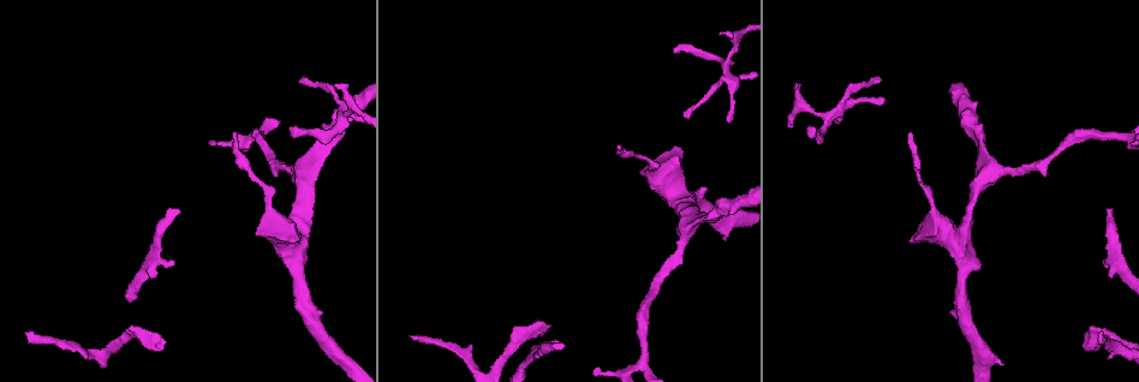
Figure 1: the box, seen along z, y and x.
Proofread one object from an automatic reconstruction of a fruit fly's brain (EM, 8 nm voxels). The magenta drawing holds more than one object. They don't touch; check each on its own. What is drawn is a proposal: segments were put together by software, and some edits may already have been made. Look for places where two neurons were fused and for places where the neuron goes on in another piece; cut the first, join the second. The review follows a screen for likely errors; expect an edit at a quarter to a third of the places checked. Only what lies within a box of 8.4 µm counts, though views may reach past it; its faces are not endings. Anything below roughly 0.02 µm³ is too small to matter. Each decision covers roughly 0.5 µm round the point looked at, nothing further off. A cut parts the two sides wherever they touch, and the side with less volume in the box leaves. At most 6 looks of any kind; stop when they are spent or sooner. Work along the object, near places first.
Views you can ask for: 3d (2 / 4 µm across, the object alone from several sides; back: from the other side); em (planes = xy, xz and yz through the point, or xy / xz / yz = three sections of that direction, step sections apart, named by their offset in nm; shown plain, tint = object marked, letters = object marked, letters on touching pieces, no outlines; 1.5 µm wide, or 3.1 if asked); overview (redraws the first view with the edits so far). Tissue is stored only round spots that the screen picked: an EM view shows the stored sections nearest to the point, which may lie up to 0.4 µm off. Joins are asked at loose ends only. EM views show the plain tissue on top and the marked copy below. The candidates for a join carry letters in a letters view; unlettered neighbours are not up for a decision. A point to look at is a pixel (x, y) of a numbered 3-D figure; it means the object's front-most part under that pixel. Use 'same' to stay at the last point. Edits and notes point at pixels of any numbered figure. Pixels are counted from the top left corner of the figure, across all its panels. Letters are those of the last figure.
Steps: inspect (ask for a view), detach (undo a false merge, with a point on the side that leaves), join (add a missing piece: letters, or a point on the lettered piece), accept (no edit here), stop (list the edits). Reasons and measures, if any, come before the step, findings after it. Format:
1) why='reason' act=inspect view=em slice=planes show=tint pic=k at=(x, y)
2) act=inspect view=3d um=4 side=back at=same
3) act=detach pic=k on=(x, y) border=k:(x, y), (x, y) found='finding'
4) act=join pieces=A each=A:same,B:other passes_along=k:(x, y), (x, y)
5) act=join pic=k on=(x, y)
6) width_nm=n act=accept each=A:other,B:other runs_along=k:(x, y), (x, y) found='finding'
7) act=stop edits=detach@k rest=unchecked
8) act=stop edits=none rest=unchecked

why='an open end' act=inspect view=em slice=planes show=letters pic=1 at=(799, 87)

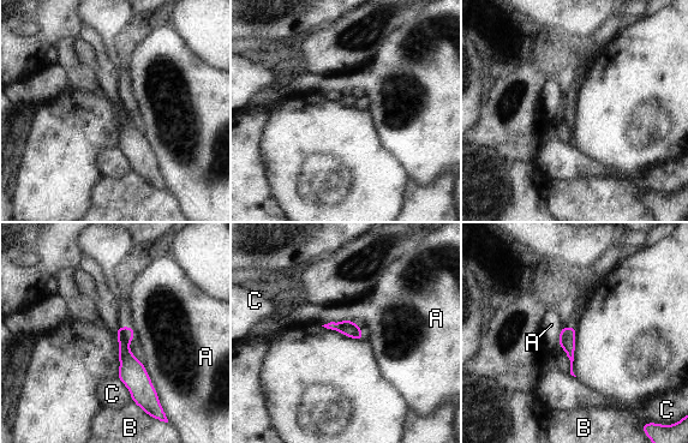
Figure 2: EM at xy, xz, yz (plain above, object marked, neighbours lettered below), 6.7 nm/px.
width_nm=110 act=accept each=A:other,B:other,C:other runs_along=2:(120, 329), (124, 353), (147, 407) found='no lettered piece goes on from it'

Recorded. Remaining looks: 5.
why='thin end' act=inspect view=3d um=2 pic=1 at=(881, 103)

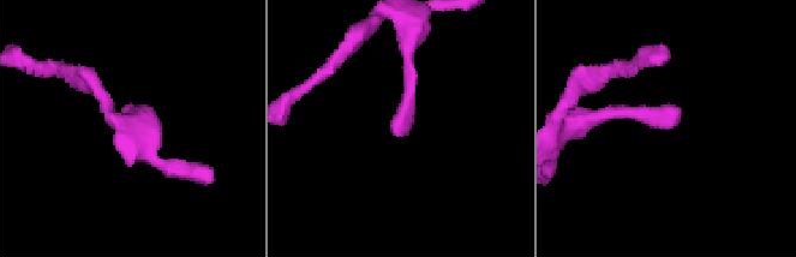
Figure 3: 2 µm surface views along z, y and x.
act=inspect view=em slice=planes show=tint pic=3 at=(396, 130)

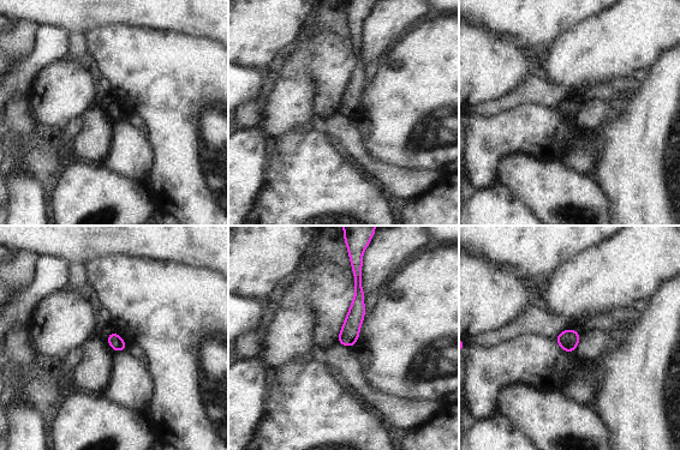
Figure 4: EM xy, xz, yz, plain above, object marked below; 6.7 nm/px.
why='see the neighbours' act=inspect view=em slice=planes show=letters at=same

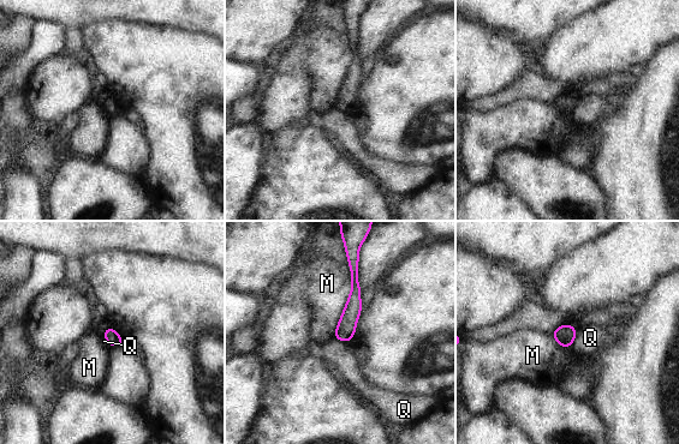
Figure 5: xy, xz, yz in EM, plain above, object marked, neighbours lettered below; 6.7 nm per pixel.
longest_contact=M:550nm act=accept each=M:other,Q:other runs_along=5:(353, 265), (353, 306), (343, 338) found='no lettered piece goes on from it'

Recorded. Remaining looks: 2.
why='branch stops here' act=inspect view=em slice=yz step=8 show=tint pic=1 at=(163, 339)

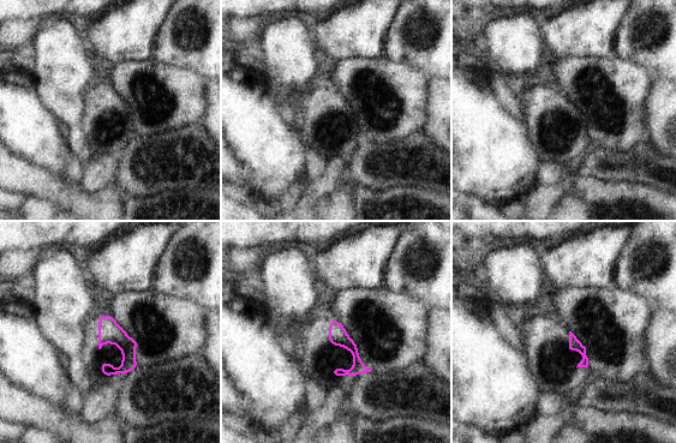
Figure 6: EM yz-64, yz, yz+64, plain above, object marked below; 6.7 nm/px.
act=inspect view=em slice=planes show=letters at=same

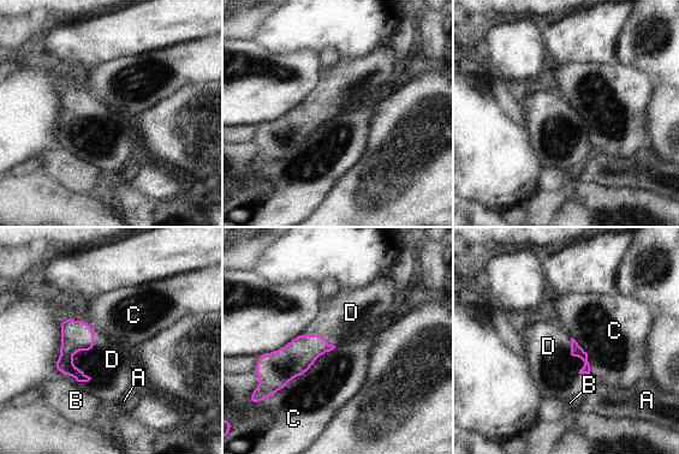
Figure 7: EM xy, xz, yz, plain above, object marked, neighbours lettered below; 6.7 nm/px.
act=join pieces=D each=A:other,B:other,C:other,D:same passes_along=7:(296, 358), (321, 335), (349, 316) found='the neuron continues'

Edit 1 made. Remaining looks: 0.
act=stop edits=join@7 rest=unchecked

